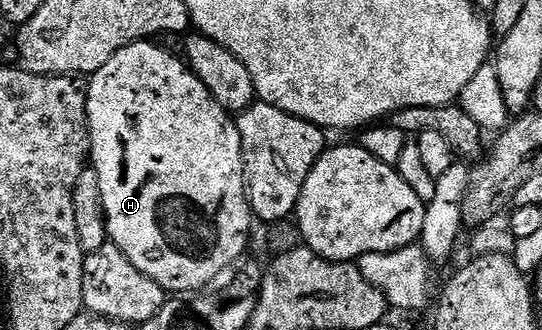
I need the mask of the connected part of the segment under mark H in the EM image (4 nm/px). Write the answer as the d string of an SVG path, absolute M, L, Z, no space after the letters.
M157 42L132 44L119 50L98 72L87 80L85 109L89 123L89 154L95 174L99 174L99 190L105 207L105 221L109 239L127 258L135 270L143 270L147 278L159 282L159 286L169 294L197 294L208 289L209 284L224 268L232 269L246 255L245 247L249 244L249 231L255 225L253 211L249 208L249 195L245 192L245 167L243 166L243 146L237 129L236 119L199 82L180 55L169 52Z

